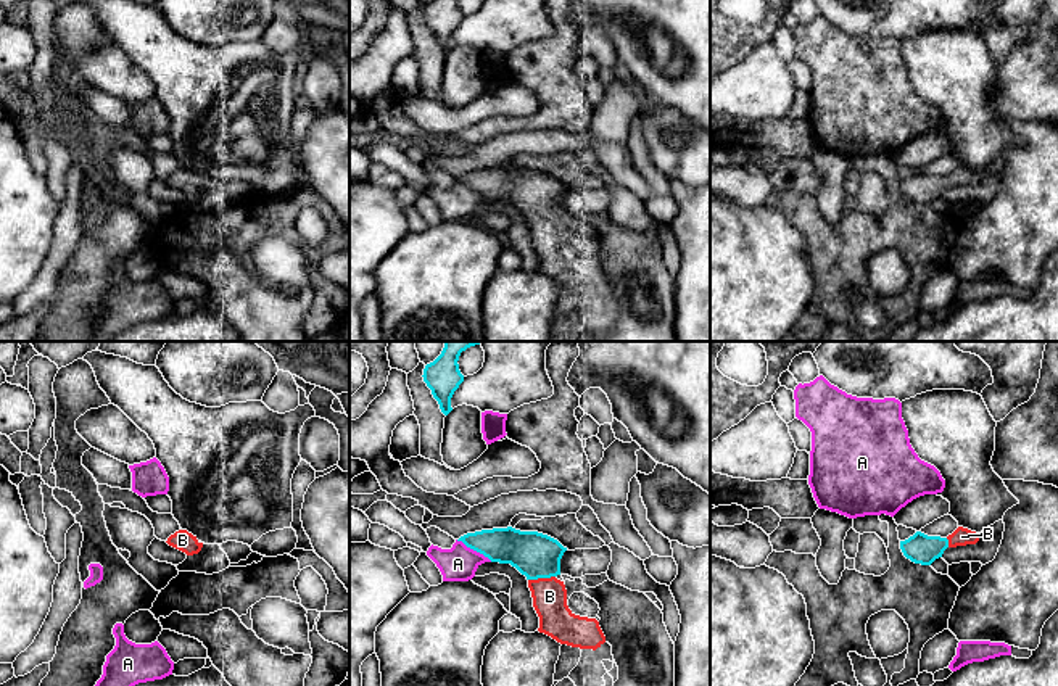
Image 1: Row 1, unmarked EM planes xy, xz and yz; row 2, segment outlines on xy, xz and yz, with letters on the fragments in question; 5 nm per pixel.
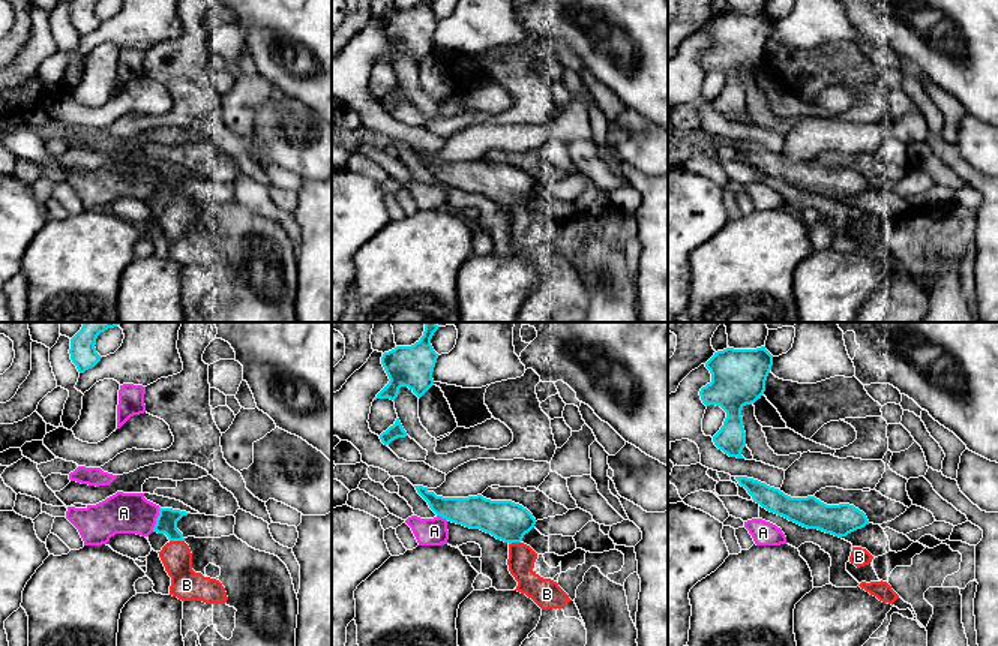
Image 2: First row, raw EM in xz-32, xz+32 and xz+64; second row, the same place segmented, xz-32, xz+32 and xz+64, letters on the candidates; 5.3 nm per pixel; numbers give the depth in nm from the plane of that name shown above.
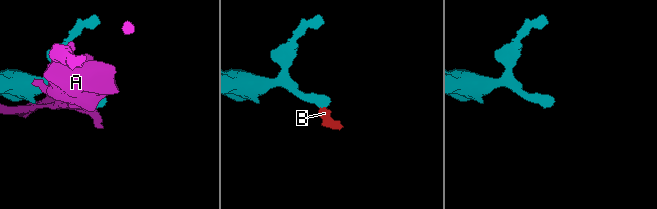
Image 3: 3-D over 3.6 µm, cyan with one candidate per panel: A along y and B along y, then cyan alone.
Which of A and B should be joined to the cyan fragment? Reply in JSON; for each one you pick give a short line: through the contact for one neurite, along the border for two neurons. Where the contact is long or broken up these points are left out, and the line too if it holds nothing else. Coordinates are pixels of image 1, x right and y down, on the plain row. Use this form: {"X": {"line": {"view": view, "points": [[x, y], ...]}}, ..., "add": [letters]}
{"B": {"line": {"view": "xz", "points": [[533, 194], [541, 203], [541, 216], [549, 235]]}}, "add": ["B"]}

